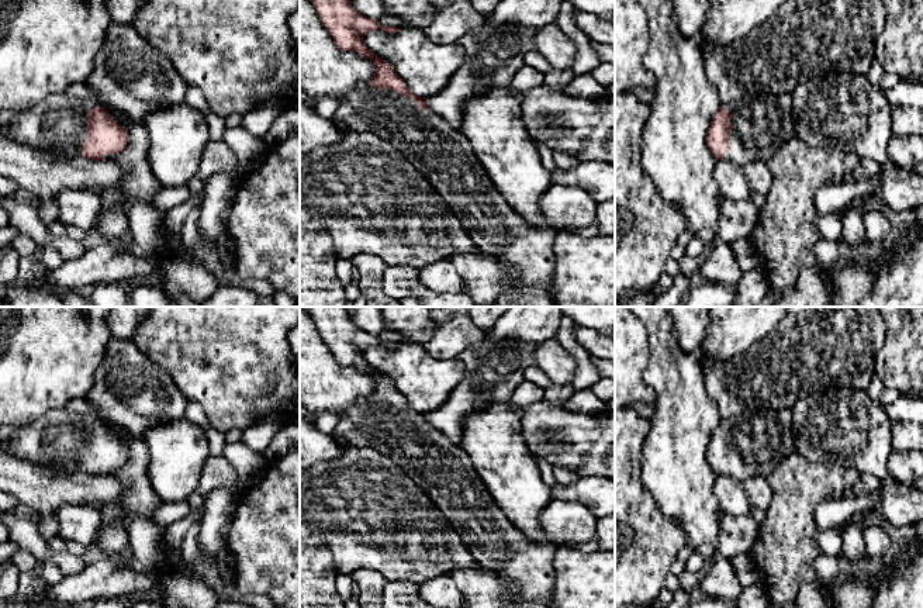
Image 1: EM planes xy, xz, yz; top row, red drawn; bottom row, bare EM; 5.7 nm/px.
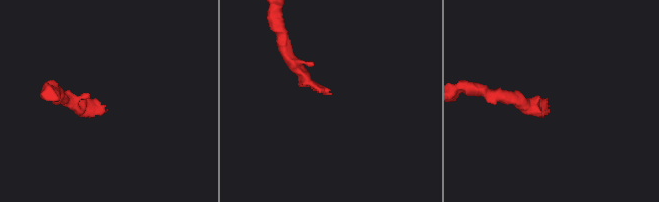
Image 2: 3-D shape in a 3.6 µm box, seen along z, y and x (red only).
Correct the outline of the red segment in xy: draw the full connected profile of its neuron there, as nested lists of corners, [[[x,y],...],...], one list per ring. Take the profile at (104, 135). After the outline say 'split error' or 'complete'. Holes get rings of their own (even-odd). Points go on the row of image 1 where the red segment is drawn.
[[[65,91],[48,96],[6,121],[11,139],[61,156],[113,159],[127,142],[125,129],[94,100],[77,100]]]; split error

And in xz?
[[[349,0],[310,1],[340,49],[355,51],[374,63],[370,82],[346,93],[343,101],[370,125],[376,135],[393,144],[425,176],[481,252],[509,265],[508,290],[542,289],[550,297],[554,269],[552,243],[556,231],[528,224],[497,190],[464,134],[453,129],[428,108],[425,97],[412,94],[393,66],[376,56],[363,42],[363,35],[373,30],[395,34],[400,28],[383,27],[378,20],[362,15]]]; split error

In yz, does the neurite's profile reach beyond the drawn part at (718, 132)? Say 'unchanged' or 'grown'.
grown

